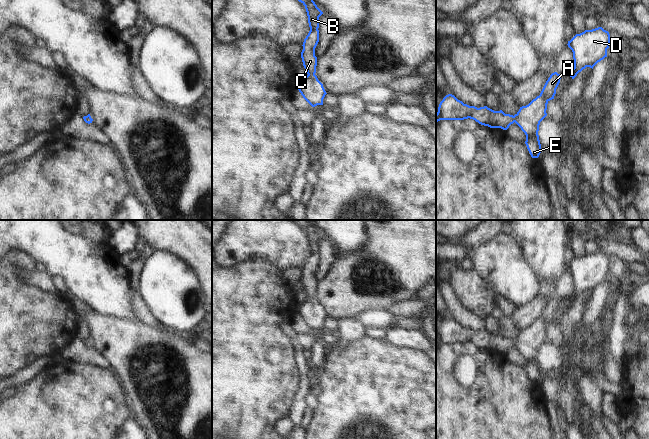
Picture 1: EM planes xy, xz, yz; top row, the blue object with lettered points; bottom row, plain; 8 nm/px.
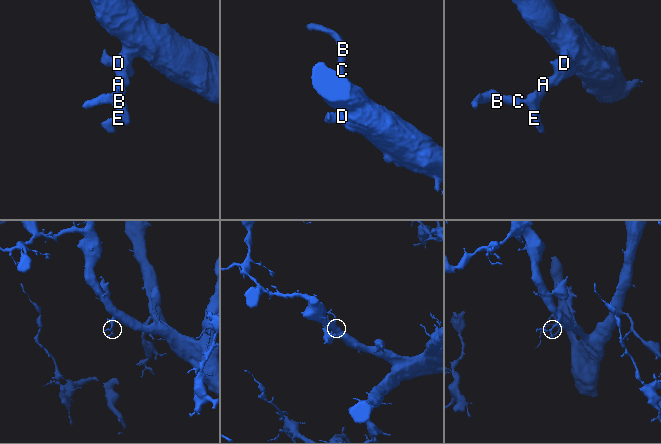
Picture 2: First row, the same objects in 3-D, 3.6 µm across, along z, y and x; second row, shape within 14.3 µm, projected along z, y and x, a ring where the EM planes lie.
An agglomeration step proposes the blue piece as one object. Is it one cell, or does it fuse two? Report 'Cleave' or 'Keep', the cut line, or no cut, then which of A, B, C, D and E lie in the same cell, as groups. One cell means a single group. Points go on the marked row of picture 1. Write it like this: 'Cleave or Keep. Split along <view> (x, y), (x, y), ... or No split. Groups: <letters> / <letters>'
Keep. No split. Groups: A B C D E.

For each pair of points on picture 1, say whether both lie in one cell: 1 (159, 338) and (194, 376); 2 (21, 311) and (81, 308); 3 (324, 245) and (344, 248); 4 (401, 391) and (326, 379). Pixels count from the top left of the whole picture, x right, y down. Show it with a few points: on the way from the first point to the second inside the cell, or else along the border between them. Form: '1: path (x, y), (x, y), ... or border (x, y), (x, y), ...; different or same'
1: path (170, 345), (179, 352), (185, 360), (185, 365); same
2: border (67, 298), (78, 317); different
3: border (323, 236), (332, 243), (337, 256); different
4: path (382, 391), (370, 391), (353, 380), (345, 380); same

